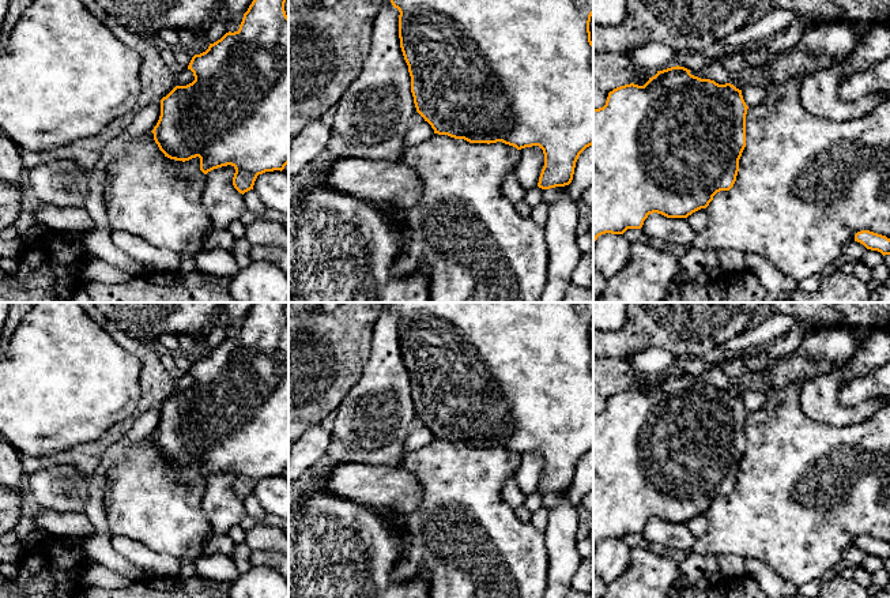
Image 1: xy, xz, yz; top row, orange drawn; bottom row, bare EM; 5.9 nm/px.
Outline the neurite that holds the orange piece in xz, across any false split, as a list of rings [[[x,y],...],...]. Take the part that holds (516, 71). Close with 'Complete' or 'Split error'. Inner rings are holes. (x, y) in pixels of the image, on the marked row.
[[[391,0],[391,3],[400,12],[400,48],[411,76],[414,104],[434,133],[469,143],[502,142],[517,150],[539,146],[544,154],[544,166],[538,187],[550,189],[569,185],[580,154],[593,144],[593,42],[589,31],[593,0]]]. Complete

